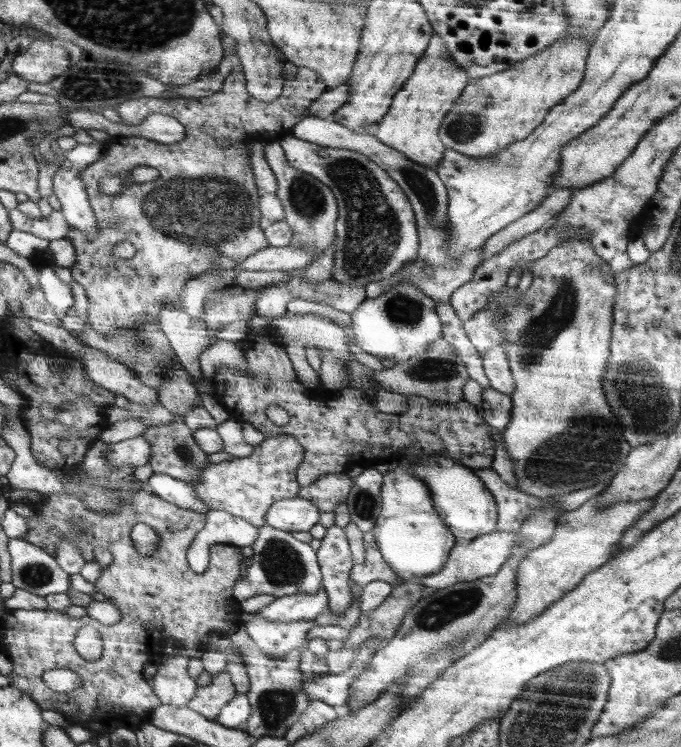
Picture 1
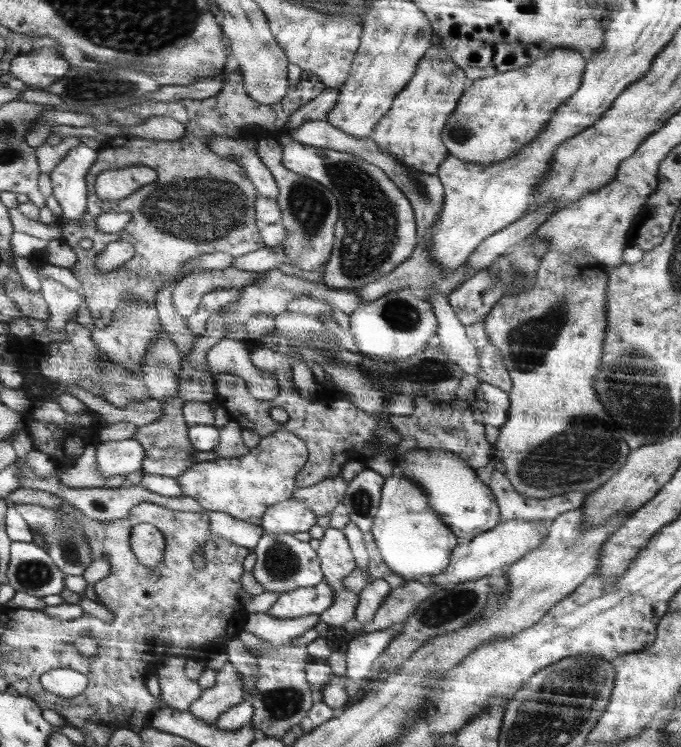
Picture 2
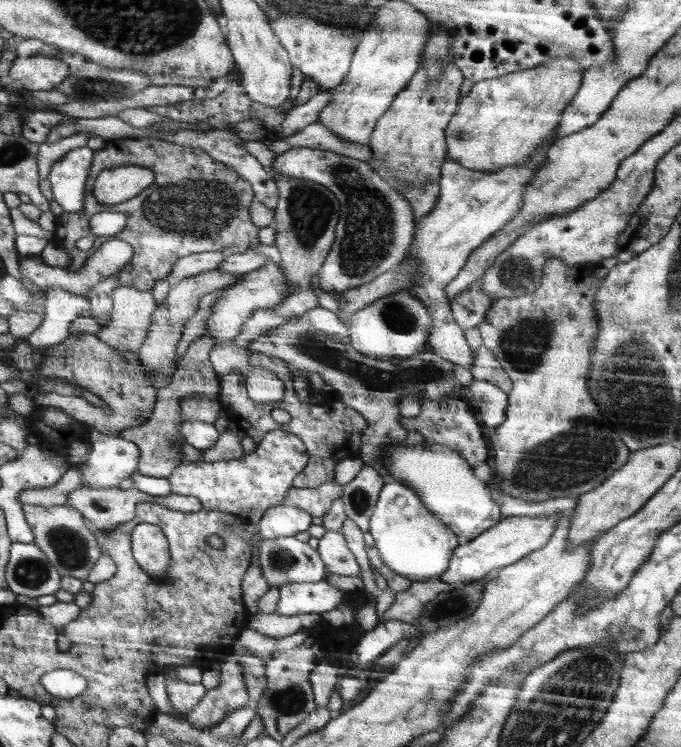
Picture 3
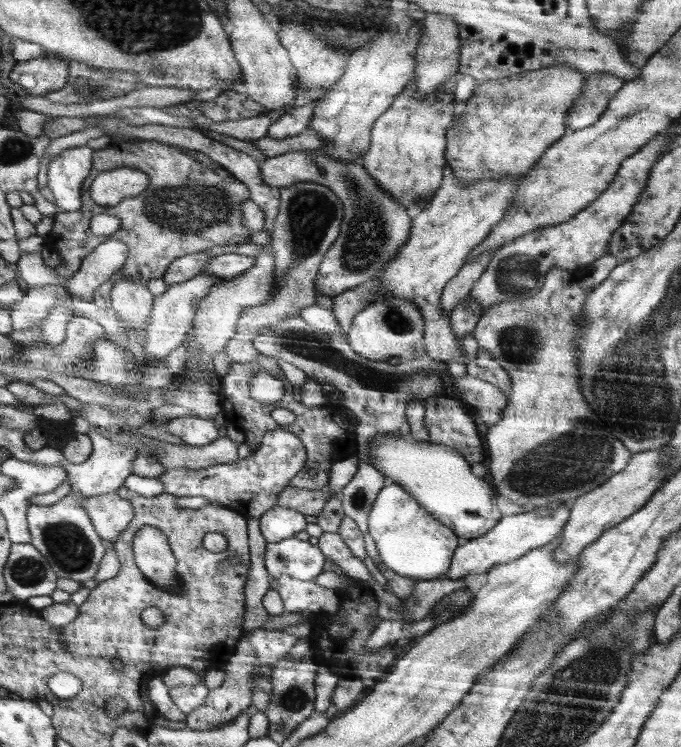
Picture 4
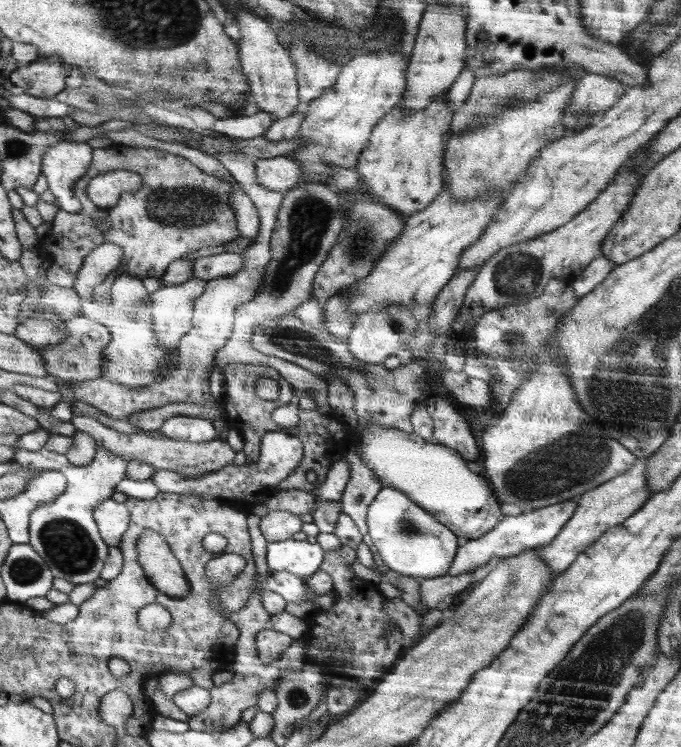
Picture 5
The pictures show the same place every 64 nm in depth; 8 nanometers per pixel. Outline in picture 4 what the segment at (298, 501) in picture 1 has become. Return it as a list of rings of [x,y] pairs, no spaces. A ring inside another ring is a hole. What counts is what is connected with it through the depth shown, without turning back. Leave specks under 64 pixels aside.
[[[277,504],[259,519],[262,536],[267,542],[278,542],[294,537],[298,532],[305,530],[306,524],[308,524],[305,514]]]

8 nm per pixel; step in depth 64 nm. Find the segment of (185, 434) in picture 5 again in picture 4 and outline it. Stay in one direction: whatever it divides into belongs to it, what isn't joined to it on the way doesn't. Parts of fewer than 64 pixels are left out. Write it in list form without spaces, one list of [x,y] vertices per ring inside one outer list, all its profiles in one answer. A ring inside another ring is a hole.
[[[192,415],[171,418],[165,427],[170,434],[184,440],[186,445],[204,446],[219,437],[218,428],[214,425],[213,420],[207,421]]]

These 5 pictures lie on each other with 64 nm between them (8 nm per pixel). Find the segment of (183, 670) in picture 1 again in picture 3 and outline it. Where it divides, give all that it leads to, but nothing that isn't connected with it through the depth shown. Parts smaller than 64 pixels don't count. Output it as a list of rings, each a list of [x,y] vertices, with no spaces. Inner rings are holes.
[[[174,669],[164,671],[166,677],[166,692],[169,702],[183,715],[192,710],[202,698],[205,697],[207,688],[202,683],[190,683],[175,678]]]

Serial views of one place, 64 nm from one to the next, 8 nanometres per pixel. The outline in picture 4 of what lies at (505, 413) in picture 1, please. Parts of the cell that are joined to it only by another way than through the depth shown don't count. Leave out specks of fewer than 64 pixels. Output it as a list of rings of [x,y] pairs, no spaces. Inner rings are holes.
[[[468,373],[463,375],[461,378],[453,378],[452,388],[455,395],[460,397],[462,402],[467,402],[470,408],[478,411],[478,416],[488,426],[498,424],[503,418],[505,409],[509,402],[509,395],[499,389],[495,384],[485,382],[483,379],[474,378]]]

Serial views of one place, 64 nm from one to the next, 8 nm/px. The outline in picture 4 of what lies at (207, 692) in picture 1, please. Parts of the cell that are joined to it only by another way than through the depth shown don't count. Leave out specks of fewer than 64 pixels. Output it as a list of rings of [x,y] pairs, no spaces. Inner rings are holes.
[[[244,637],[239,649],[236,650],[236,654],[231,656],[228,665],[222,670],[226,673],[225,681],[218,688],[210,690],[205,703],[187,715],[185,723],[189,729],[197,731],[214,730],[235,720],[240,713],[244,713],[252,705],[254,678],[258,674],[271,676],[272,665],[260,664],[250,641]]]

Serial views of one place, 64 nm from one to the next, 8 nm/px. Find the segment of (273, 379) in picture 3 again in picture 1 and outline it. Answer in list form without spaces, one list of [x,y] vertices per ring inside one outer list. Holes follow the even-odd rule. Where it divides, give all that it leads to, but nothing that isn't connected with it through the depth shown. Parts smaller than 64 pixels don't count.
[[[218,341],[214,343],[202,351],[199,363],[201,364],[201,374],[209,385],[213,384],[213,377],[224,365],[236,369],[242,375],[248,376],[249,374],[248,362],[245,361],[244,351],[238,342]]]

